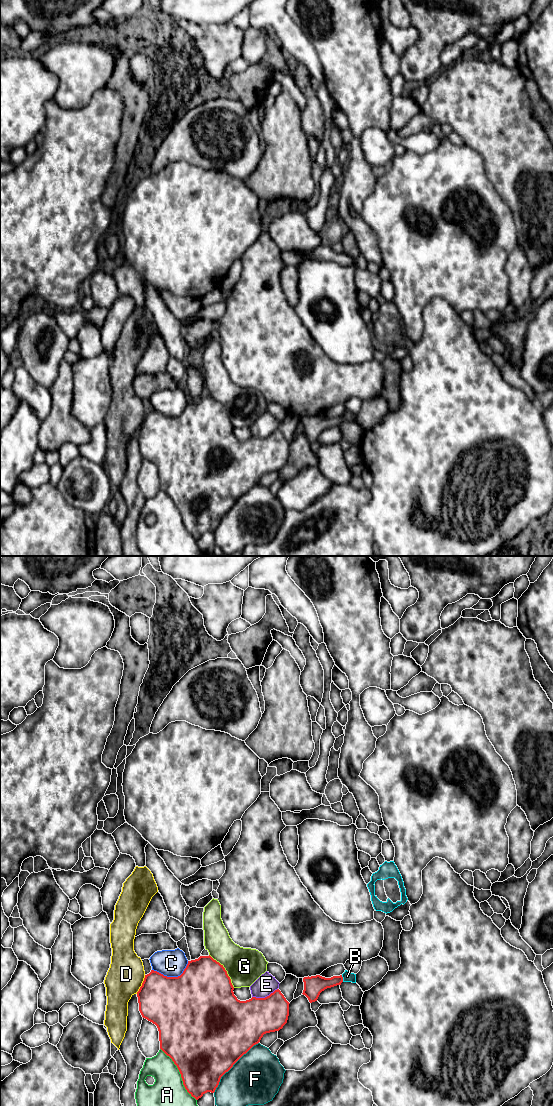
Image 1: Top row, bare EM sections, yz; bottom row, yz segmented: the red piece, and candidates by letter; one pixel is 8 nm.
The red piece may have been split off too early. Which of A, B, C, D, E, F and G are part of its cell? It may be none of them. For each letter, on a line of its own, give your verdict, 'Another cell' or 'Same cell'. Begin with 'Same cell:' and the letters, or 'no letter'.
Same cell: no letter
A: Another cell
B: Another cell
C: Another cell
D: Another cell
E: Another cell
F: Another cell
G: Another cell

